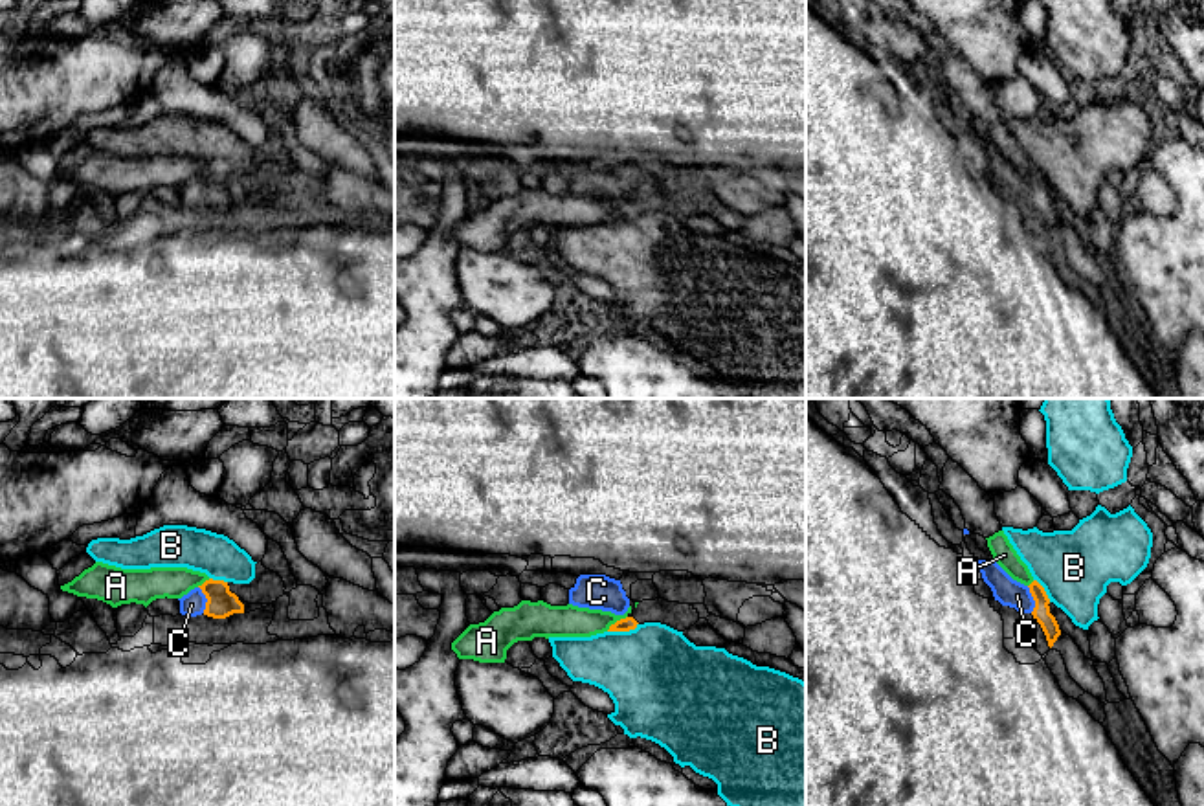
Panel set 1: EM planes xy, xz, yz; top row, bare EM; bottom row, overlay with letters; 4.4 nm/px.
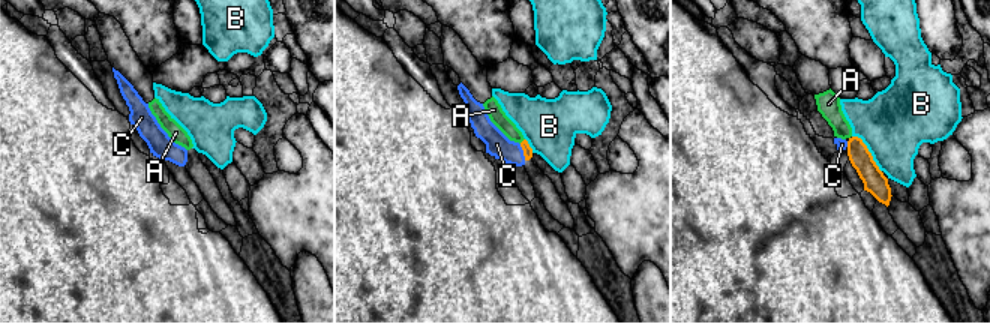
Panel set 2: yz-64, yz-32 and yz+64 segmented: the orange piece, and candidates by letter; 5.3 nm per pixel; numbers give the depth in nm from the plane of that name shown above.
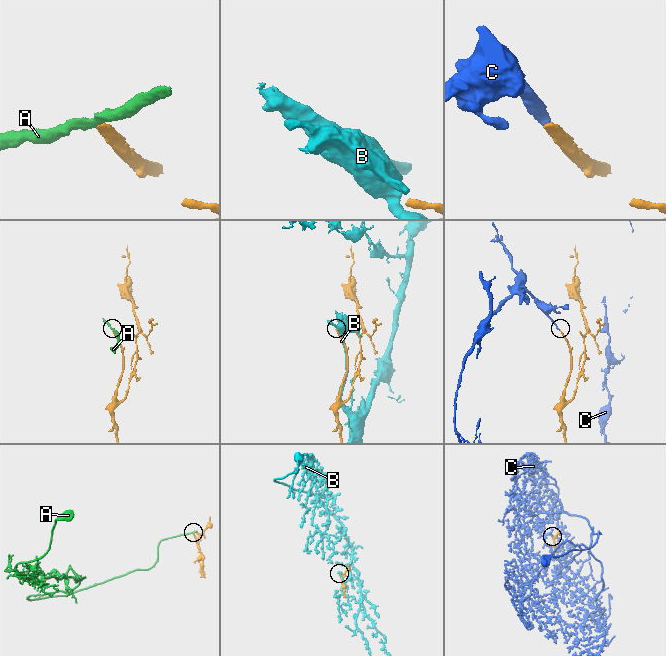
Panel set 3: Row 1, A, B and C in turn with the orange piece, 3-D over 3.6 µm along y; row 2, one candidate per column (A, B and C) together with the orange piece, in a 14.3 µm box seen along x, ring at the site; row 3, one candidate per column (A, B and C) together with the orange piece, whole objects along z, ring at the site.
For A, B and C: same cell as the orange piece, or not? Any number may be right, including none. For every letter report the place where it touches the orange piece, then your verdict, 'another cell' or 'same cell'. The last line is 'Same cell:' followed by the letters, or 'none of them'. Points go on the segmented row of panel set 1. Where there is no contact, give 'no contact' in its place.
A: meets orange in xz at (617, 621); another cell
B: meets orange in xz at (623, 630); another cell
C: meets orange in yz at (1034, 599); same cell
Same cell: C

